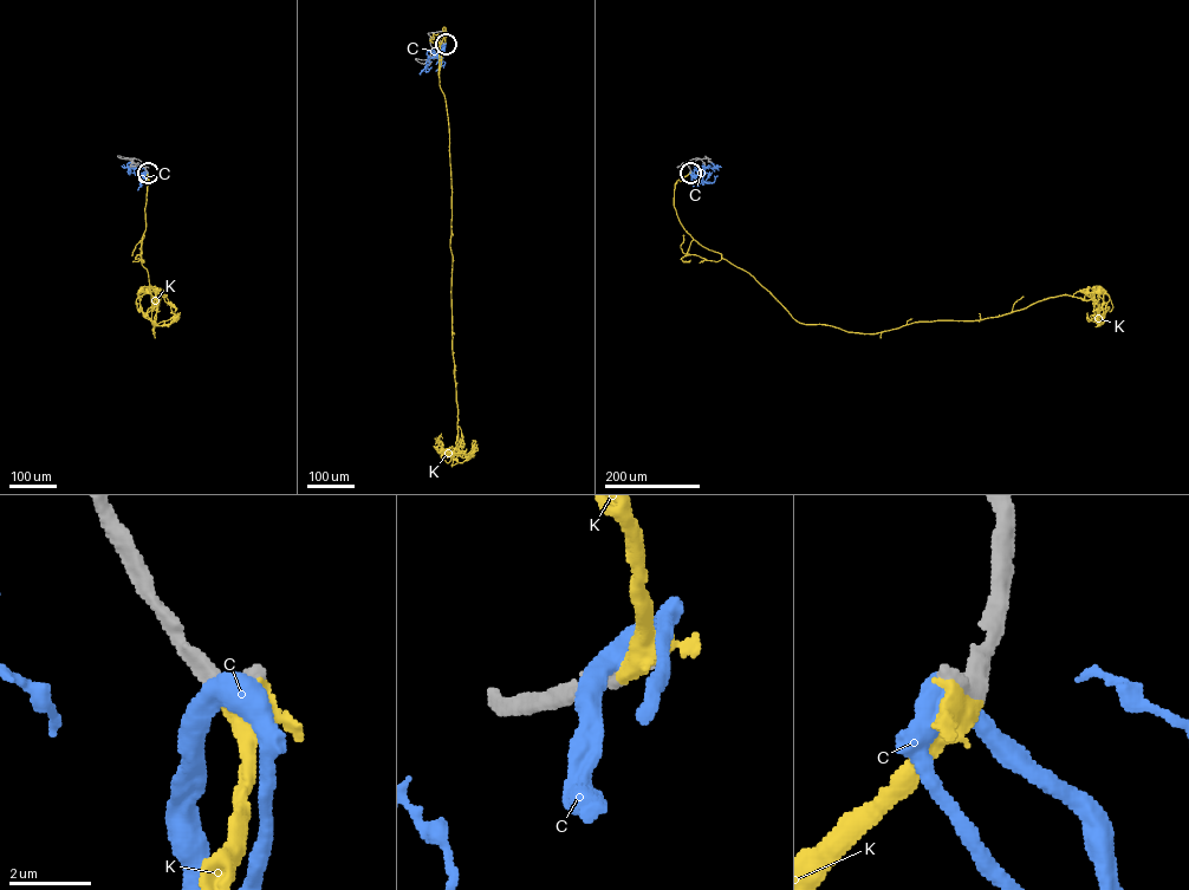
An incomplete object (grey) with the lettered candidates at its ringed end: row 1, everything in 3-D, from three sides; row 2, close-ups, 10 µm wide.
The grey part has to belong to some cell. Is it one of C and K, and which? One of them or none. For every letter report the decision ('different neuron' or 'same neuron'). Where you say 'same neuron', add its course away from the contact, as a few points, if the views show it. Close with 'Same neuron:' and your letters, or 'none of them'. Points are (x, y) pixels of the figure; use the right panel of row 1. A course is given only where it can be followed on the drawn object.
C: different neuron
K: same neuron | via (690, 173), (674, 192), (684, 229), (800, 323), (877, 333), (1065, 294), (1109, 307), (1102, 316)
Same neuron: K

